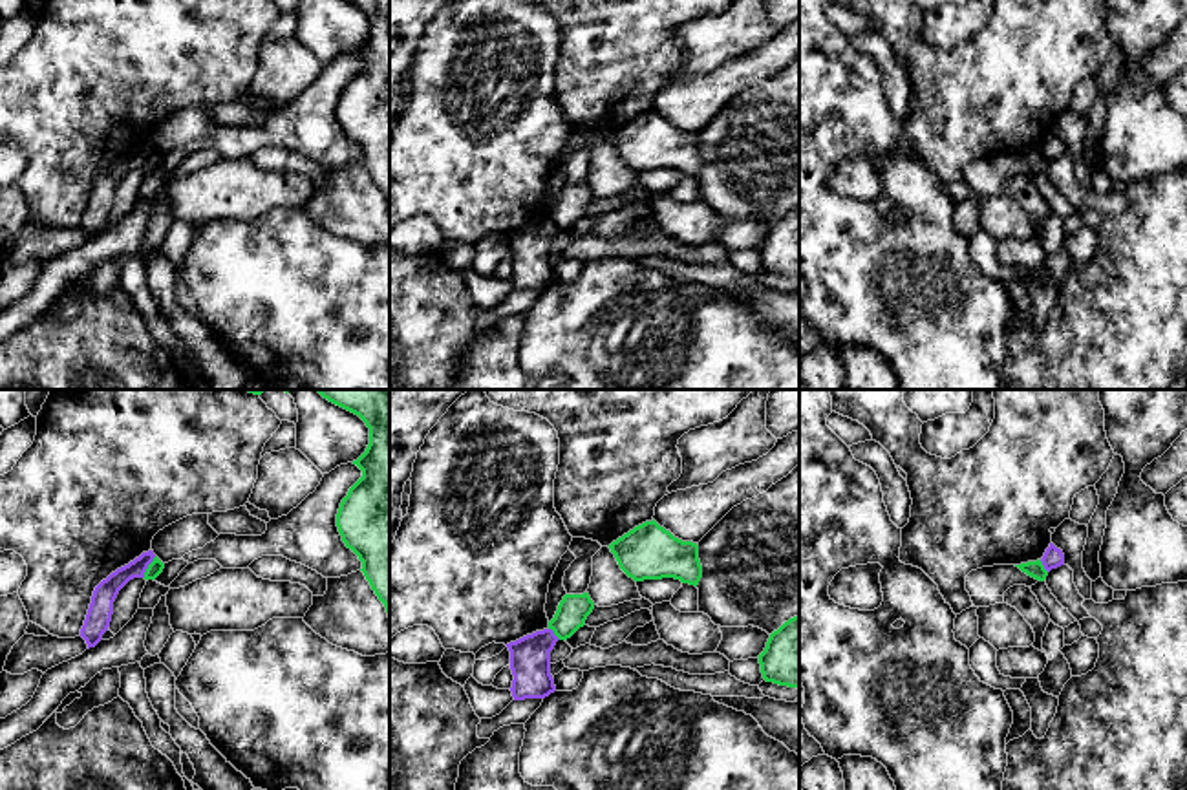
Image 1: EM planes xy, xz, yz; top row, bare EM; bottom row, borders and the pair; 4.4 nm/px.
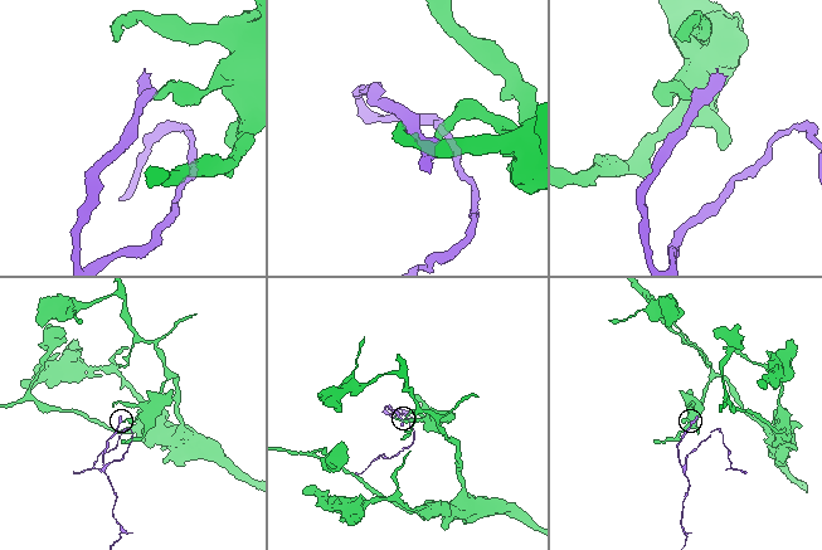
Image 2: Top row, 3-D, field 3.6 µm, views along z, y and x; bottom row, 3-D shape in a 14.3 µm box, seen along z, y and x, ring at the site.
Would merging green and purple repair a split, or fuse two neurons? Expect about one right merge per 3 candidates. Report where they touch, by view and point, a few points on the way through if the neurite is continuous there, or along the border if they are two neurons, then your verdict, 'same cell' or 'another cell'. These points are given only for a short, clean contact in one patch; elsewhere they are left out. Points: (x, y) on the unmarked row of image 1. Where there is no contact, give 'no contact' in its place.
meets green in xy at (149, 158); border along xy (156, 147), (143, 167); another cell

